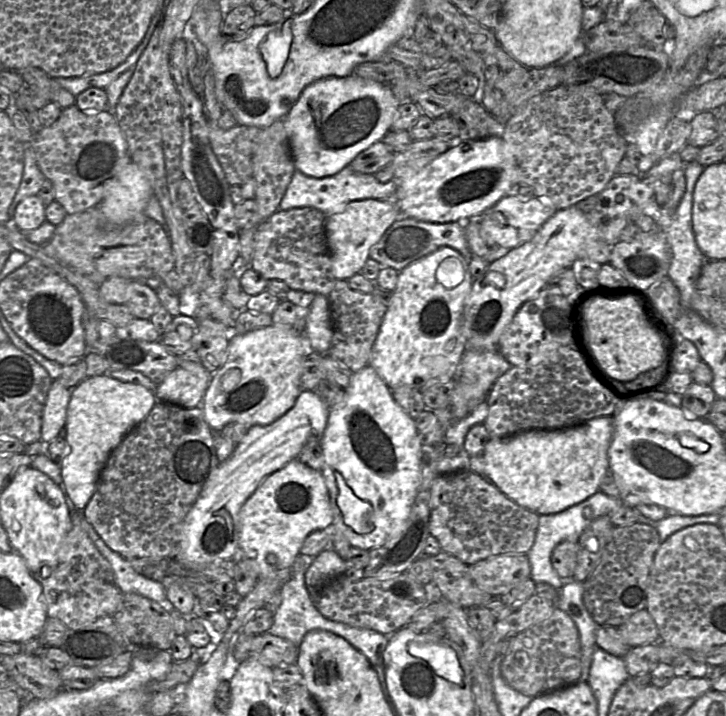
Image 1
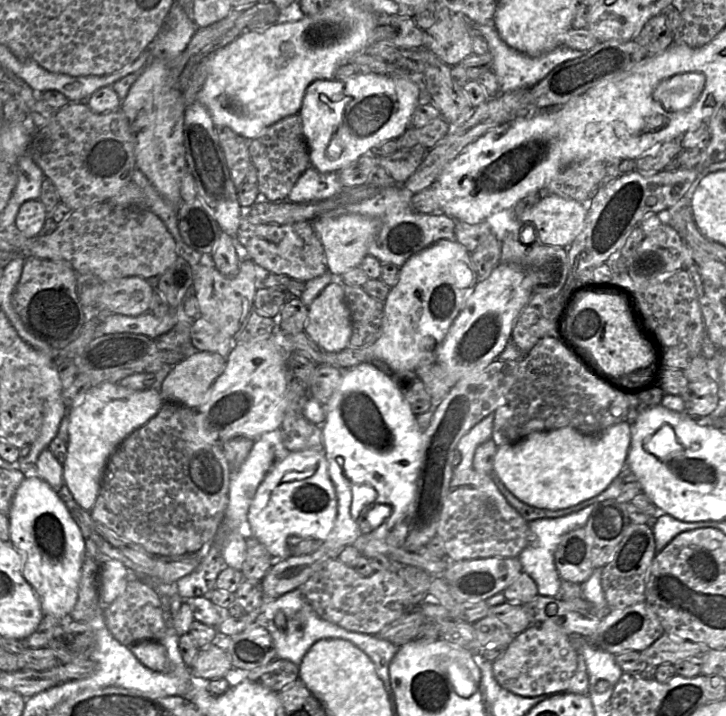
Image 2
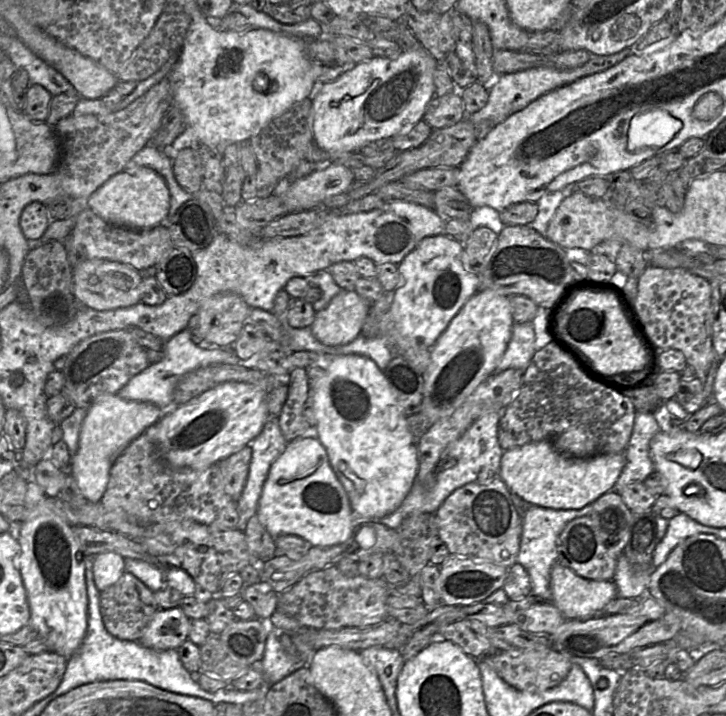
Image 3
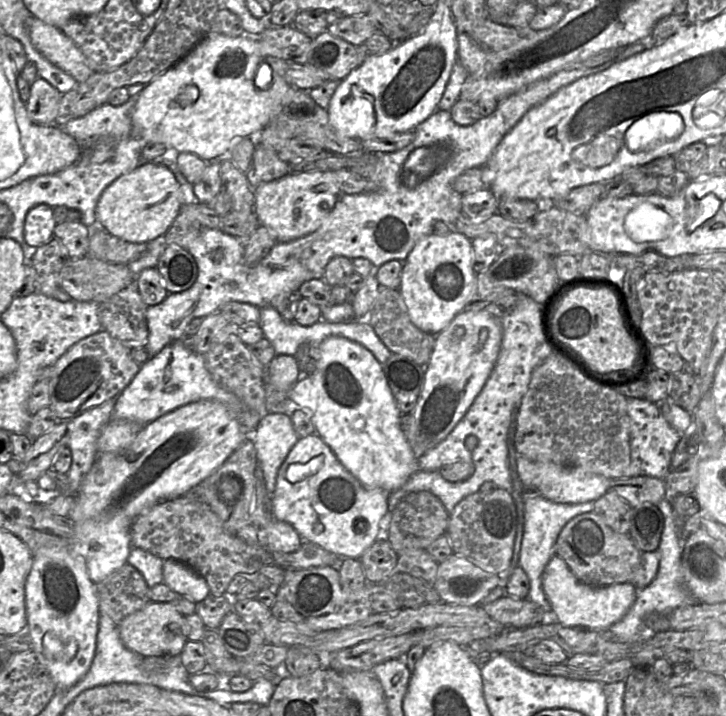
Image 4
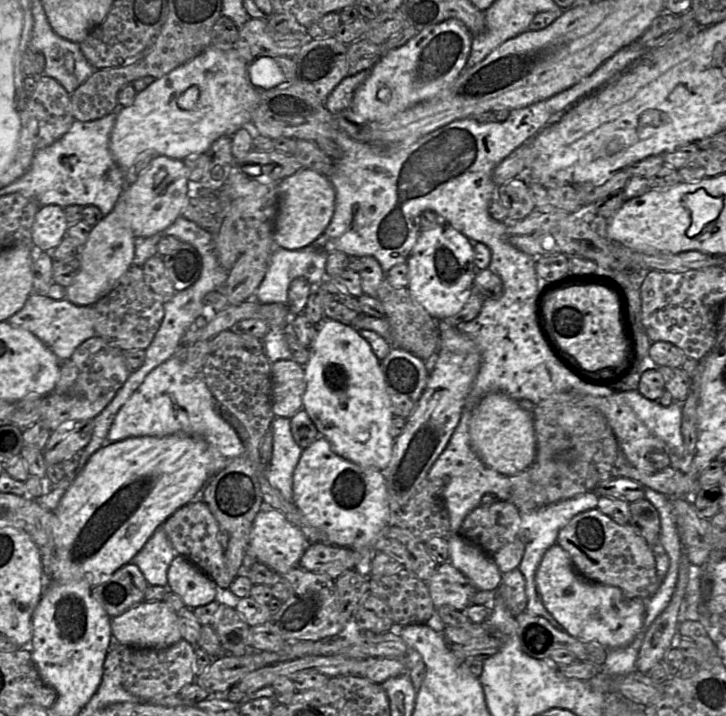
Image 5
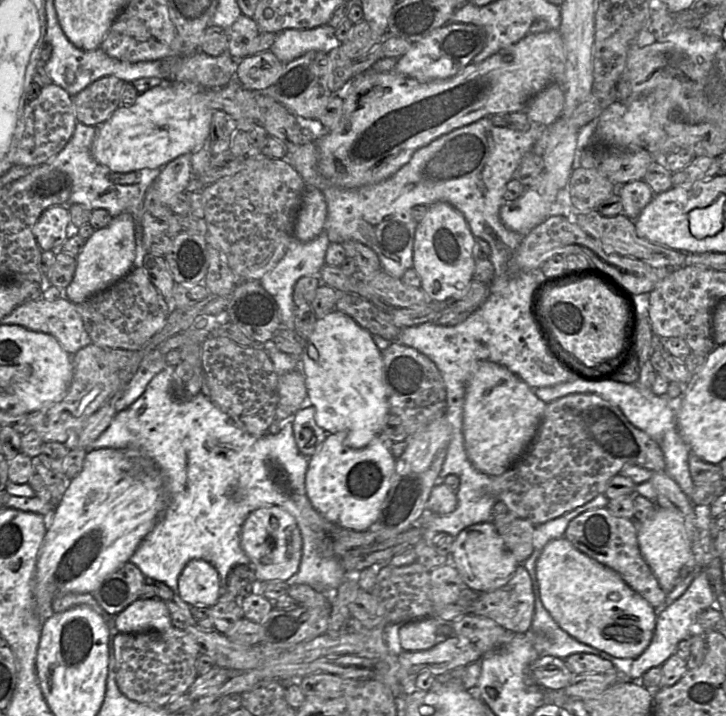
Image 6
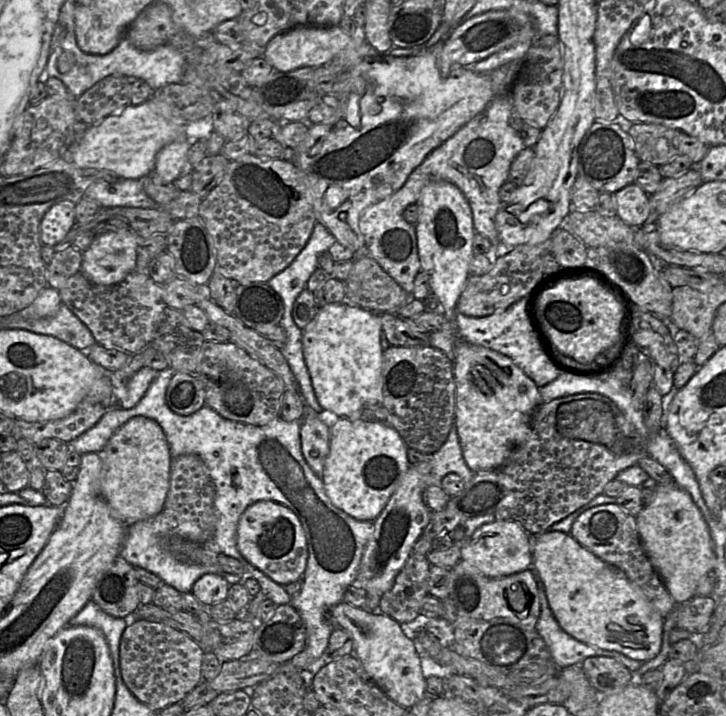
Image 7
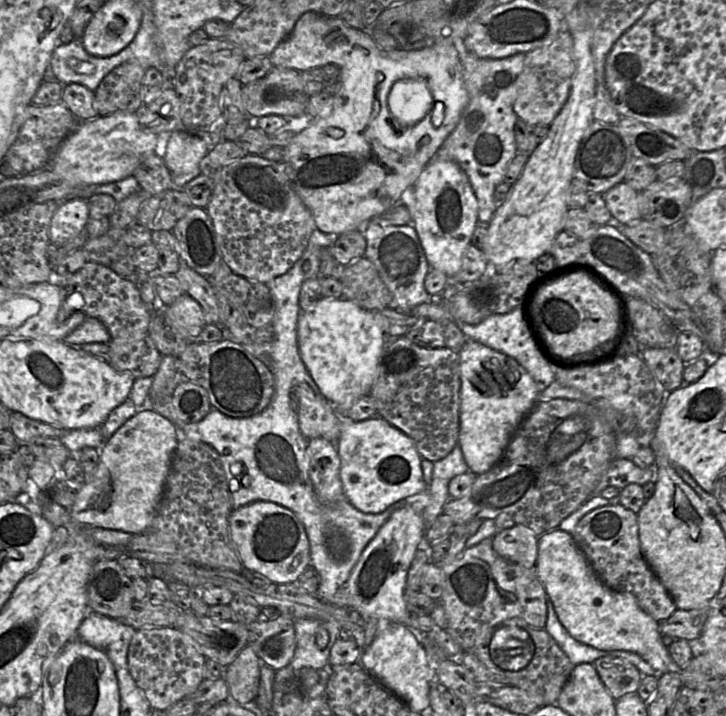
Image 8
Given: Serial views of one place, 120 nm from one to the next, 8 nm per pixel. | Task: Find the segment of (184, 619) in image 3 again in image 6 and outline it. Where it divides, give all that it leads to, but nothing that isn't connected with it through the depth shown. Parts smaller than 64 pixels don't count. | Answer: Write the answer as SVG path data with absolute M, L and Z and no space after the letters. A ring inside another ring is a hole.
M159 598L134 601L113 617L113 626L119 633L126 634L164 632L173 627L168 608Z

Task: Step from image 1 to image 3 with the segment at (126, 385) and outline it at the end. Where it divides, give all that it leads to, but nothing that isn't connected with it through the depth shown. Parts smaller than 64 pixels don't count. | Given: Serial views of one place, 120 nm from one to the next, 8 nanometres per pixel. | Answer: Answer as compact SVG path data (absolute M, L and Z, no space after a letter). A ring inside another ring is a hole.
M117 394L102 395L88 408L82 423L79 447L72 458L71 475L87 501L100 502L111 466L125 448L162 416L162 409L150 402L126 400Z

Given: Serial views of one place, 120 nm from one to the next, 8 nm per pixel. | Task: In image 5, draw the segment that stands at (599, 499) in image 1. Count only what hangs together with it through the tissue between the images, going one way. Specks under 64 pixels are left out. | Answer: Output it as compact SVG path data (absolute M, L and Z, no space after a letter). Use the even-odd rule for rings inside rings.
M587 492L574 498L562 500L531 512L521 513L522 540L525 543L525 551L518 570L521 571L526 580L527 609L532 615L547 619L555 628L562 629L552 614L545 608L537 592L535 576L538 566L549 548L557 543L560 530L577 514L595 509L598 506L599 496L594 492Z

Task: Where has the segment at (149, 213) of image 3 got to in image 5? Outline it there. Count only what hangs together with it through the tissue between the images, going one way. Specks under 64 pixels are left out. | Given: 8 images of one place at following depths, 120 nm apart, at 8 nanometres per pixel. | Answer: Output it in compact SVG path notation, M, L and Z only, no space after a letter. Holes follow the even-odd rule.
M155 155L149 167L137 177L132 185L125 188L113 210L126 223L126 227L130 228L135 237L149 237L173 224L182 215L188 202L188 171L183 160Z

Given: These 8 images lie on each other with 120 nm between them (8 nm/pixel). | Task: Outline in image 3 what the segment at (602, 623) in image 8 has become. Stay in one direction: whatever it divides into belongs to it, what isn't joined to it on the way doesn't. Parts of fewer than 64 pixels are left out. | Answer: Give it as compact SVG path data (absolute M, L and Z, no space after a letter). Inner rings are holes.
M558 562L551 569L552 602L566 620L591 619L600 616L600 611L618 595L616 584L612 581L594 581L577 575L573 570Z

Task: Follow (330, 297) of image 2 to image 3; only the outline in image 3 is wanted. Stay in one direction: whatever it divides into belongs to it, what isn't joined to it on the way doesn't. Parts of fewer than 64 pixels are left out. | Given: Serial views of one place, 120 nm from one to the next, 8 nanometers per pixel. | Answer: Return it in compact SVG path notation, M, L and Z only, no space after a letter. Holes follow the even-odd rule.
M342 289L324 309L315 313L314 321L310 325L311 332L318 341L325 345L345 345L360 334L370 305L371 302L361 297L356 291Z

